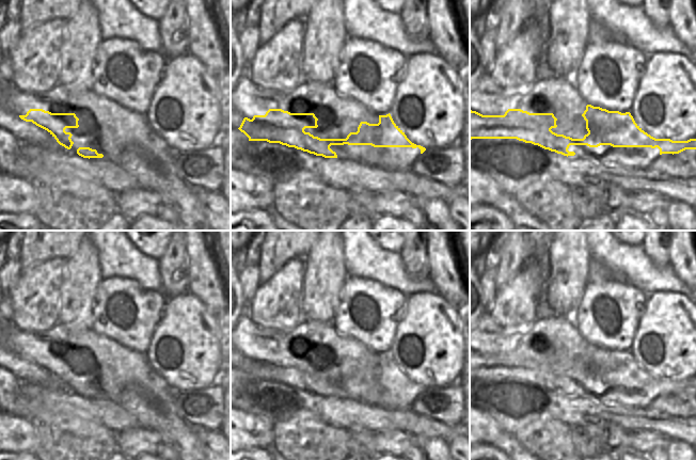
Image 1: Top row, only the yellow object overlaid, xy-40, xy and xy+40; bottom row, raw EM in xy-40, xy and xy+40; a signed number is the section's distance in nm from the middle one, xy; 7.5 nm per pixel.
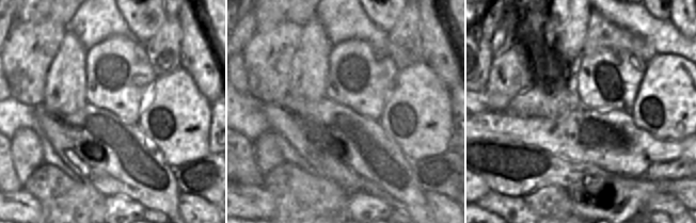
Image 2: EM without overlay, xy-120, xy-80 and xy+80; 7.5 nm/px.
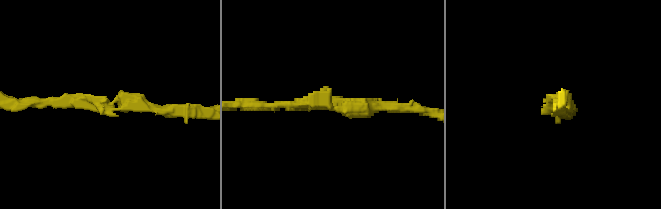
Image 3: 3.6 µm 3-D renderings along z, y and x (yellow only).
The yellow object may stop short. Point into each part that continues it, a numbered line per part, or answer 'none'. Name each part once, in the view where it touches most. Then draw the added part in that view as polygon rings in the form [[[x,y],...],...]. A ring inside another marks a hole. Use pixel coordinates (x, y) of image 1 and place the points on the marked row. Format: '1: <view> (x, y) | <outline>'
none

